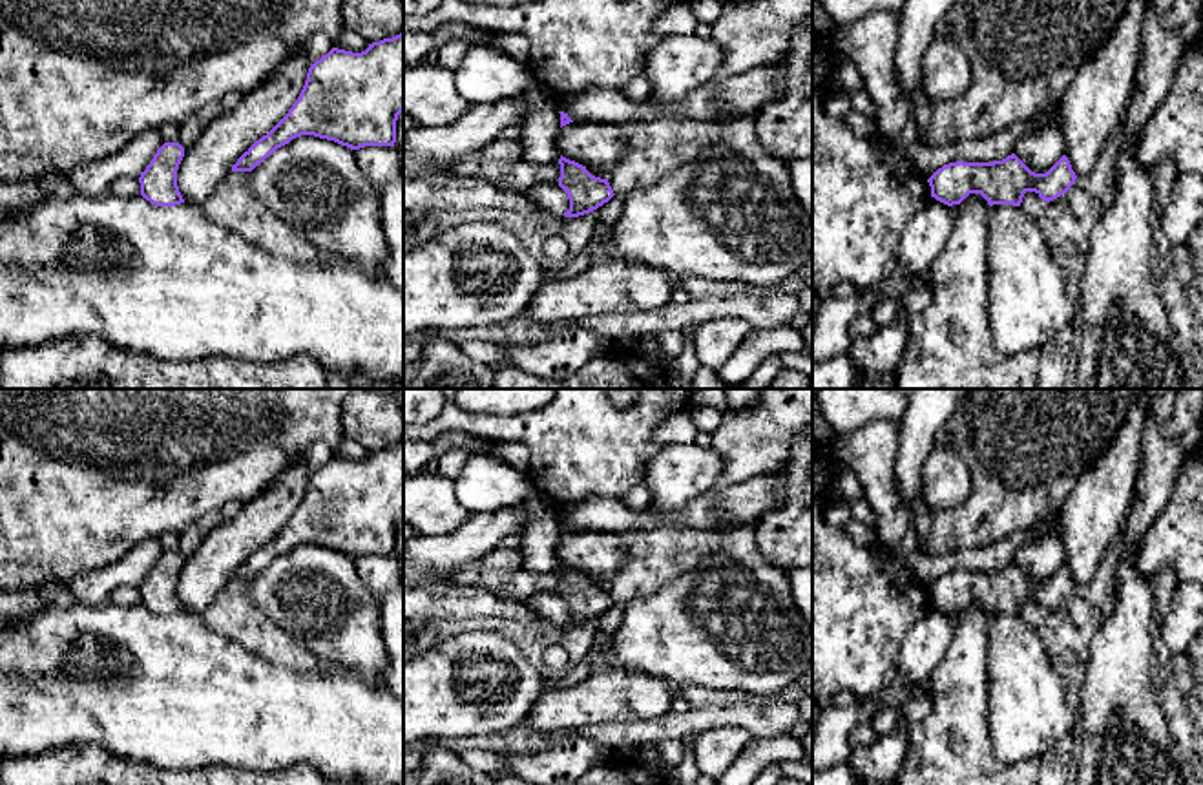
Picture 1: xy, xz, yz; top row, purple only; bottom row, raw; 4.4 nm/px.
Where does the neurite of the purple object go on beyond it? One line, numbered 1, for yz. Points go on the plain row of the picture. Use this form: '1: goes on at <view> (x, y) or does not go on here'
1: does not go on here

